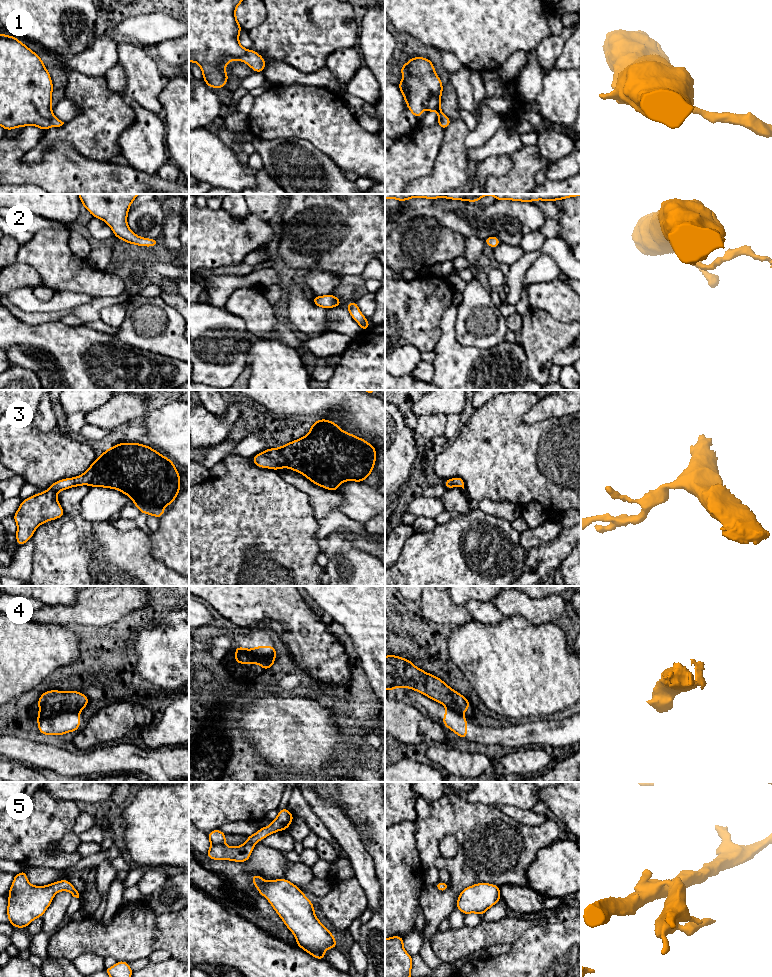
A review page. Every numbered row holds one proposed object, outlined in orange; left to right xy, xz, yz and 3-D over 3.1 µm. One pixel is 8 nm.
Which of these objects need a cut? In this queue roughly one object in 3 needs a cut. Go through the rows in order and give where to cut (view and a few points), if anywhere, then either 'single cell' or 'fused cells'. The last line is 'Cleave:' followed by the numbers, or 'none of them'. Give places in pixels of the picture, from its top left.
1: cut none; single cell
2: cut none; single cell
3: cut none; single cell
4: cut xy (79, 711), (64, 711), (50, 716), (38, 717); fused cells
5: cut none; single cell
Cleave: 4

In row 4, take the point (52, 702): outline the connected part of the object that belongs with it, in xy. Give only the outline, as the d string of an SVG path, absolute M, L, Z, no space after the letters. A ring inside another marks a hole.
M49 690L39 700L39 718L51 717L64 712L81 712L88 704L86 695L78 691Z

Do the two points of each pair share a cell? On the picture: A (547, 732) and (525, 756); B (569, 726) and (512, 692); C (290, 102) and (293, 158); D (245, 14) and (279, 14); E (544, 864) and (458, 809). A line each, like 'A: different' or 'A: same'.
A: different
B: different
C: different
D: different
E: different

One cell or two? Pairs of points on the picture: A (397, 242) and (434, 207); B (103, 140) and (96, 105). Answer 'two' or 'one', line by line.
A: two
B: one

